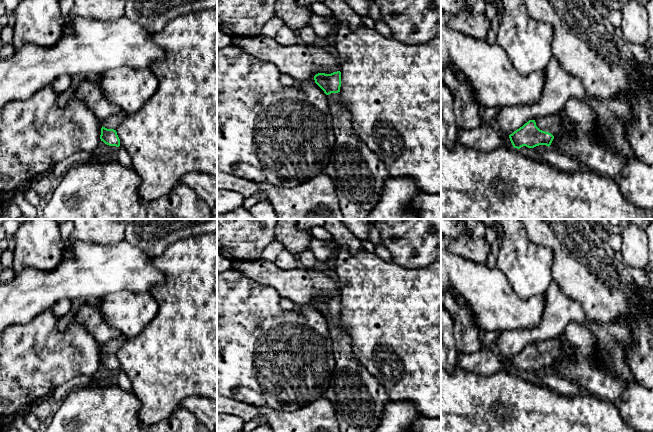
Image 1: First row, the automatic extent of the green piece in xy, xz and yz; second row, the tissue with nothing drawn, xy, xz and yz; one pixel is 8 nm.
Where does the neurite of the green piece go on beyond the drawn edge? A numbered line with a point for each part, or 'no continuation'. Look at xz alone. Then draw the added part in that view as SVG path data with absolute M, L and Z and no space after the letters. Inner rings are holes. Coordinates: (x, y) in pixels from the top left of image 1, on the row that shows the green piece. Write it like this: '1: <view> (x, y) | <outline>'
1: xz (358, 175) | M341 93L327 96L335 143L324 173L334 182L343 218L367 219L391 175L354 130Z

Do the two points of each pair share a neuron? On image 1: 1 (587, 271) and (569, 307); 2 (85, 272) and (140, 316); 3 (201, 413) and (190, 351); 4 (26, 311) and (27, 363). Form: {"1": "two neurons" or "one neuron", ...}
{"1": "two neurons", "2": "two neurons", "3": "two neurons", "4": "two neurons"}

